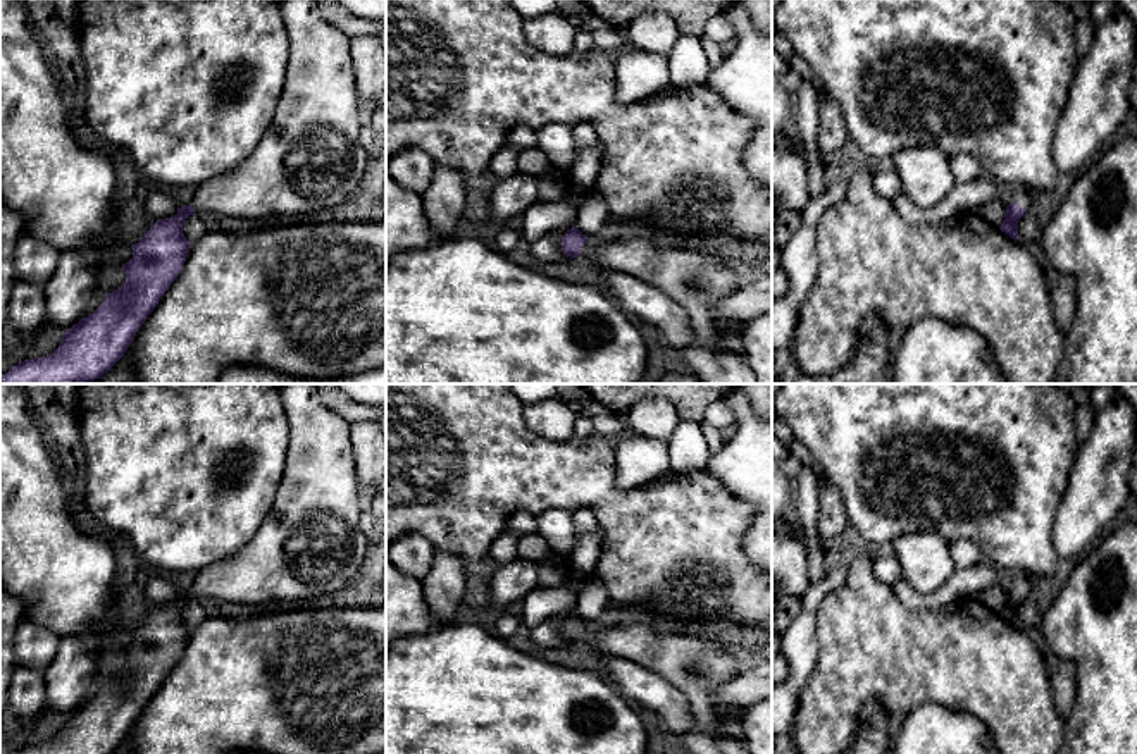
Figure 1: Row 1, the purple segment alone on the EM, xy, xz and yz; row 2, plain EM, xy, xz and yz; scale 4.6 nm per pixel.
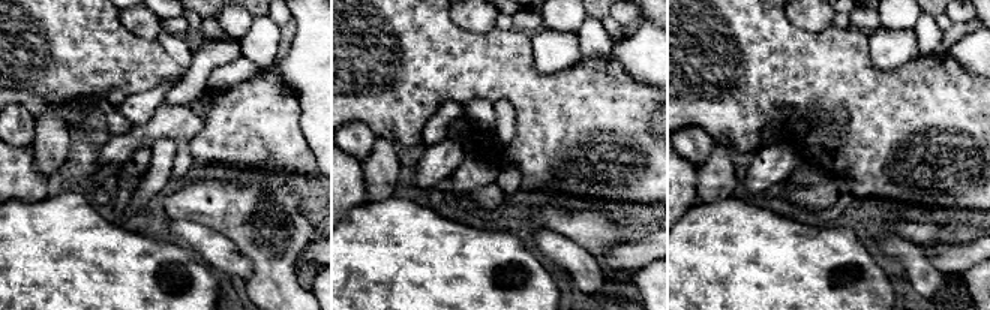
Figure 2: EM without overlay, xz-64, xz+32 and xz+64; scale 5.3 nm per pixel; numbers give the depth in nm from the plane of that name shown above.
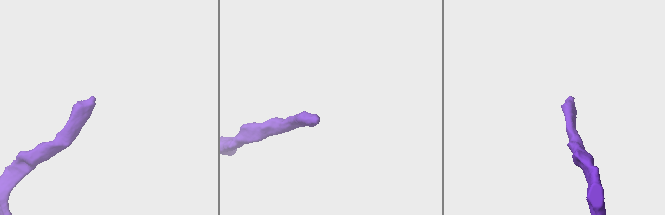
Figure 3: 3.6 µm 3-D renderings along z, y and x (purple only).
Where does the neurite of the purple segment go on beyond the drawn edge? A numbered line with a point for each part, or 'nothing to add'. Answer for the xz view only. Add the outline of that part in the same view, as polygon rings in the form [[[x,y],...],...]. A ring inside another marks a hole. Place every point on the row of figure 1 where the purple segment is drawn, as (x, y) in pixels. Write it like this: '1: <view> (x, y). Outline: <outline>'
1: xz (695, 279). Outline: [[[627,238],[610,243],[587,239],[579,260],[634,275],[677,301],[689,315],[693,341],[679,353],[703,384],[758,384],[756,375],[742,353],[722,348],[725,325],[715,317],[715,303],[736,293],[737,274],[717,253],[684,246],[663,246],[660,238]]]

